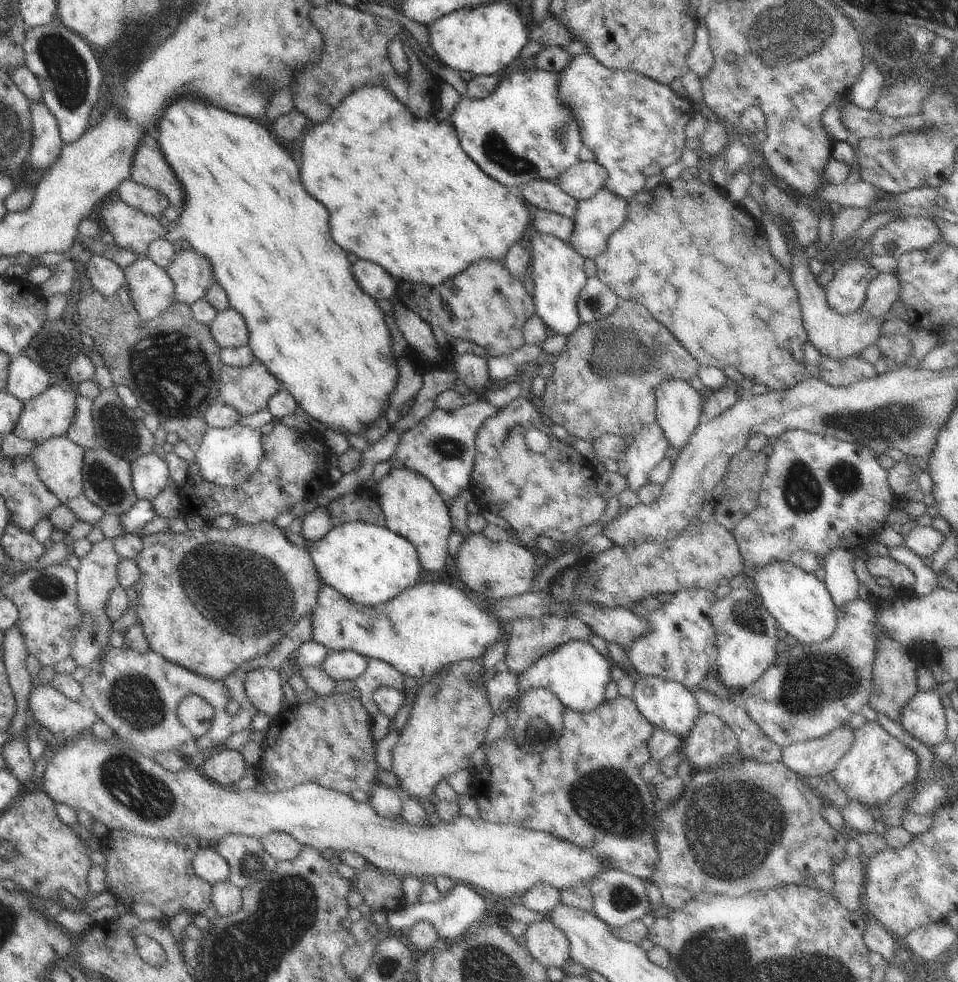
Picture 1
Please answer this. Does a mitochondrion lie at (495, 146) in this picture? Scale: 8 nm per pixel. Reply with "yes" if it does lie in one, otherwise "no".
yes

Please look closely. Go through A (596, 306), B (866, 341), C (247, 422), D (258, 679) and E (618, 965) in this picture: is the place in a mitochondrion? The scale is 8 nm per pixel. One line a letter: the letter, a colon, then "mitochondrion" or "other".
A: mitochondrion
B: other
C: other
D: other
E: other

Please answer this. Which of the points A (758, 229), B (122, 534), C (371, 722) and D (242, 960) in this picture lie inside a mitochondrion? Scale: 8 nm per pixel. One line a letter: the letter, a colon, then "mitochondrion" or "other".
A: other
B: other
C: other
D: mitochondrion

